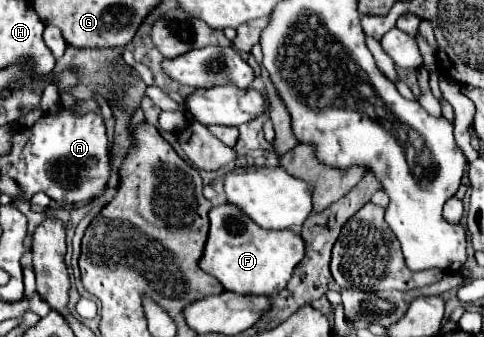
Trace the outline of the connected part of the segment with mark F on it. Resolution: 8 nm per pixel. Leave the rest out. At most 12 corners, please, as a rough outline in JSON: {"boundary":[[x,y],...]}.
{"boundary":[[235,204],[209,212],[199,266],[237,294],[275,296],[305,256]]}

